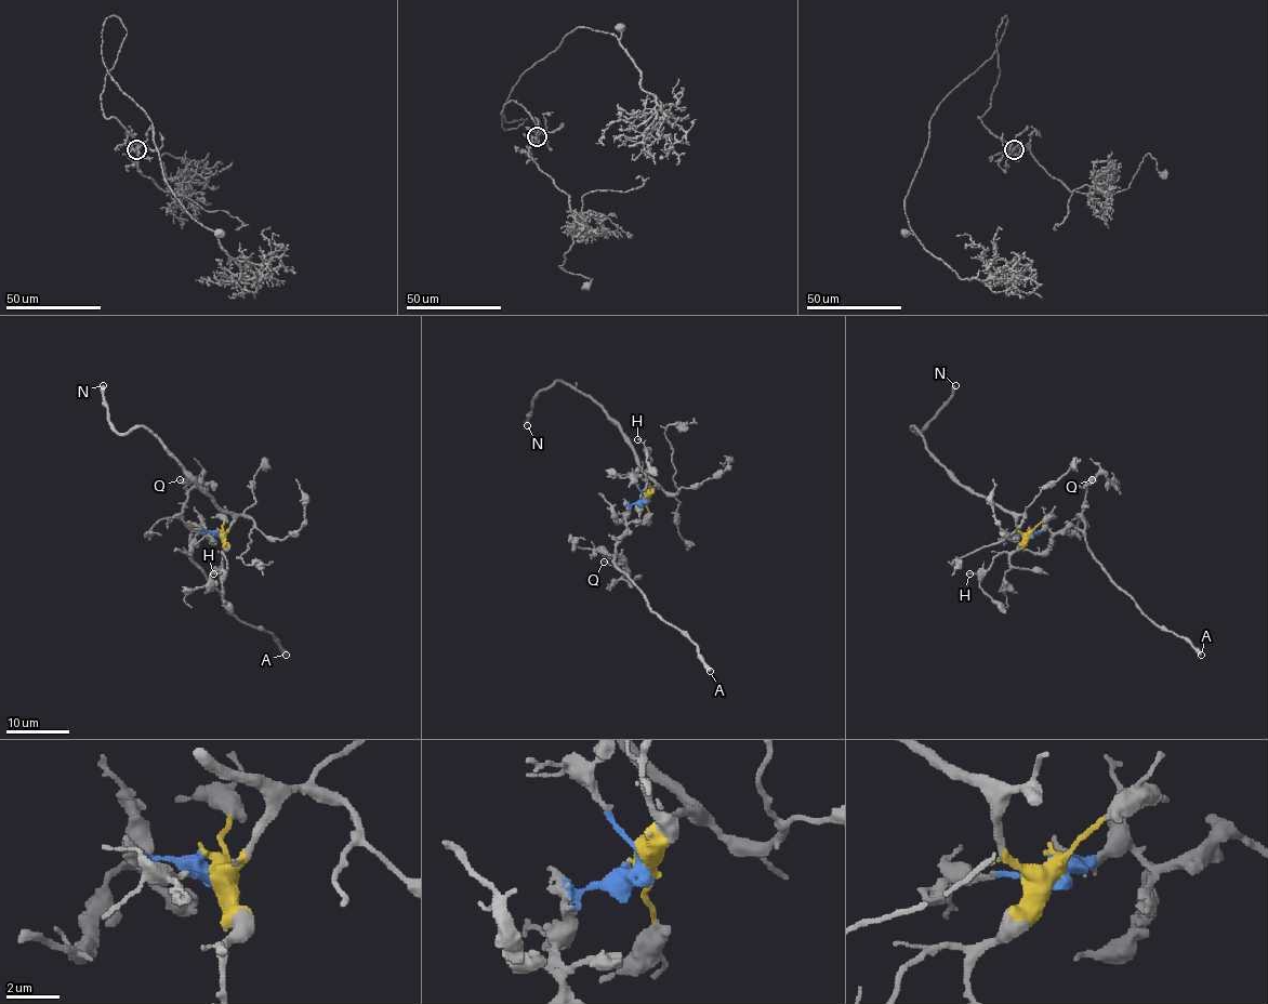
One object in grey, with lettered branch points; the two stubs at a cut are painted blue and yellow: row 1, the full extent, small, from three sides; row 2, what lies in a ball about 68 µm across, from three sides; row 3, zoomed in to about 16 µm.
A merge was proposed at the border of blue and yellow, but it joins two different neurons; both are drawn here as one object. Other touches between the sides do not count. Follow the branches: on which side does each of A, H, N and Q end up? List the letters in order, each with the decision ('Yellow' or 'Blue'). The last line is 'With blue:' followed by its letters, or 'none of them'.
A: Blue
H: Yellow
N: Yellow
Q: Blue
With blue: A, Q

